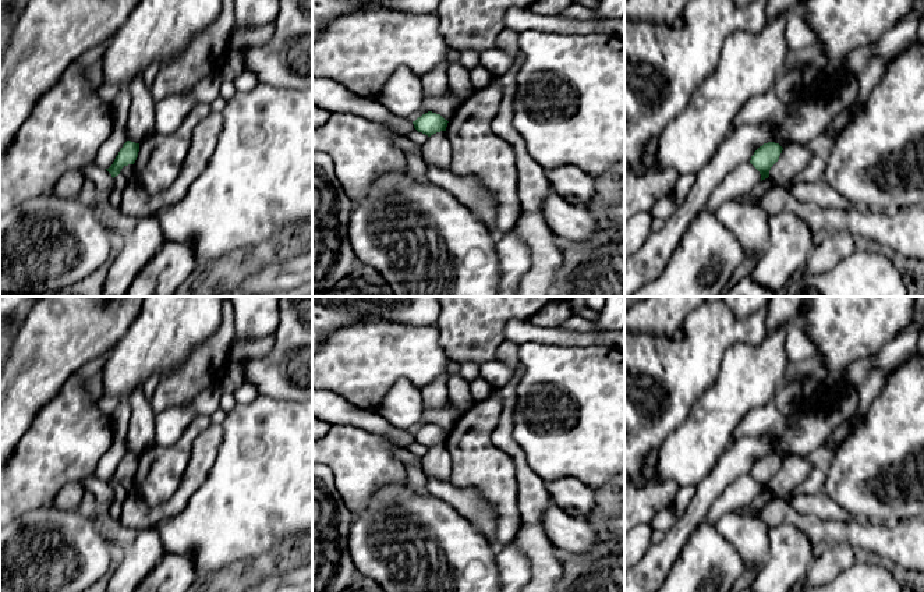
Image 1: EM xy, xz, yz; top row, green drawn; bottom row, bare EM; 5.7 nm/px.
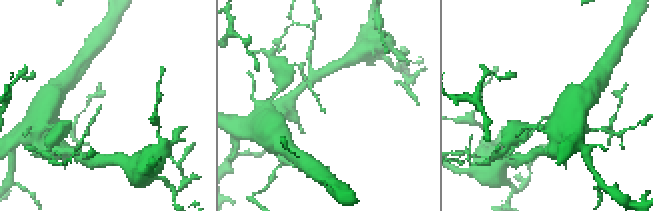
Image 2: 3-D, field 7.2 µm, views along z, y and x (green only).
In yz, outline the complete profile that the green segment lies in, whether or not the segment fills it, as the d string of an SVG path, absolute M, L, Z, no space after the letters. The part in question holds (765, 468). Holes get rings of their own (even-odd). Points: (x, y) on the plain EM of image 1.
M768 454L754 464L750 475L760 483L761 493L769 489L769 482L779 472L782 462L779 455Z

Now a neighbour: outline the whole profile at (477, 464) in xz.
M495 389L486 400L460 415L446 439L453 460L450 483L475 489L496 515L495 536L488 539L495 553L514 540L521 524L514 462L491 439L500 412L502 397Z

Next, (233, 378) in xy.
M237 358L230 361L226 372L223 375L223 380L220 382L220 389L223 393L234 393L238 387L247 383L244 377L244 369L248 358Z

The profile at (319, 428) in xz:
M312 414L312 440L318 440L325 436L329 432L330 426L330 423L319 419Z

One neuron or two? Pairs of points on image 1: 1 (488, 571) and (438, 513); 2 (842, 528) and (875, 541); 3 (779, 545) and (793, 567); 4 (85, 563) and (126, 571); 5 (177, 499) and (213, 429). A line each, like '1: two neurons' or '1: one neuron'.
1: one neuron
2: one neuron
3: one neuron
4: two neurons
5: one neuron

